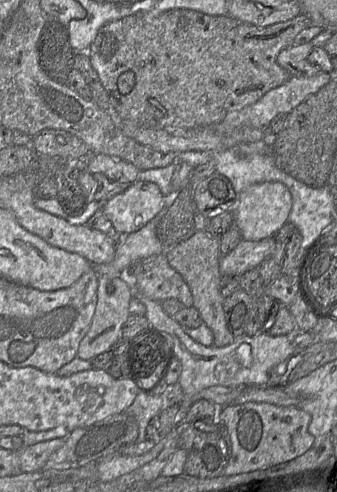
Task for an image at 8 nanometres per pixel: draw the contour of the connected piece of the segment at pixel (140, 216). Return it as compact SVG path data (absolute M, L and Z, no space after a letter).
M139 180L102 204L105 216L121 235L143 228L163 207L164 196L158 185Z

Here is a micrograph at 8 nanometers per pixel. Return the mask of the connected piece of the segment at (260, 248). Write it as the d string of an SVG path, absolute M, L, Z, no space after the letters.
M274 237L258 241L242 239L230 253L222 255L219 261L221 275L242 275L257 268L263 260L273 255Z

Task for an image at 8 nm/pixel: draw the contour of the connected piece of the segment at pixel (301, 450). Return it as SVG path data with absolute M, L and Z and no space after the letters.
M266 402L230 404L219 408L218 417L227 428L231 440L230 457L223 475L236 475L268 468L303 455L313 447L315 437L308 431L311 415L297 406L278 406Z

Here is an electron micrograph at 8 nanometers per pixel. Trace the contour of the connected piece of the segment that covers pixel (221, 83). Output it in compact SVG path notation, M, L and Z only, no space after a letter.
M189 9L169 10L161 13L136 13L104 24L97 33L87 53L91 64L107 91L112 105L112 115L126 119L140 126L153 129L206 127L221 122L229 113L241 110L257 102L268 91L281 86L290 79L290 74L277 63L278 54L293 45L295 37L311 26L305 14L266 27L258 27L229 15L211 16Z

